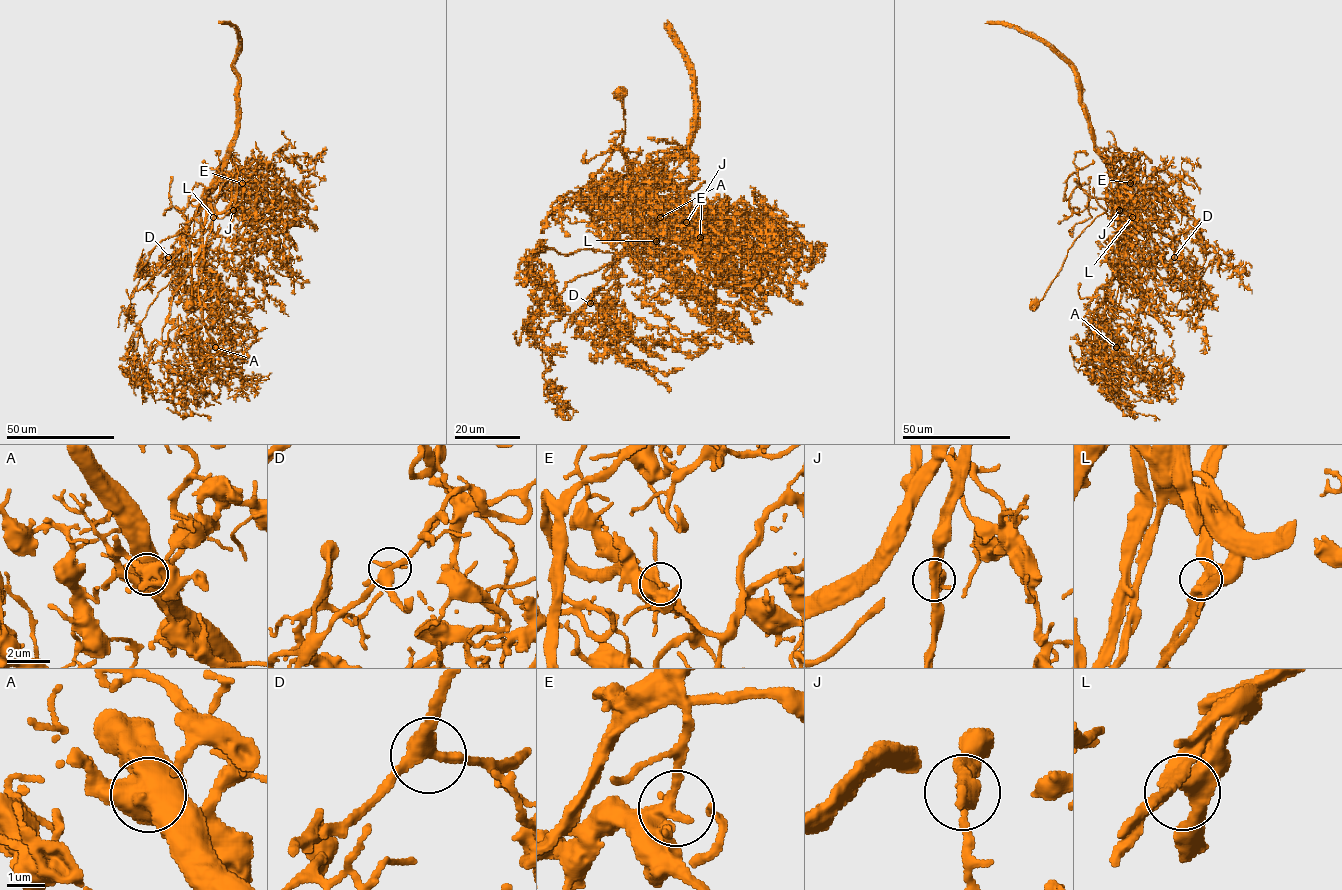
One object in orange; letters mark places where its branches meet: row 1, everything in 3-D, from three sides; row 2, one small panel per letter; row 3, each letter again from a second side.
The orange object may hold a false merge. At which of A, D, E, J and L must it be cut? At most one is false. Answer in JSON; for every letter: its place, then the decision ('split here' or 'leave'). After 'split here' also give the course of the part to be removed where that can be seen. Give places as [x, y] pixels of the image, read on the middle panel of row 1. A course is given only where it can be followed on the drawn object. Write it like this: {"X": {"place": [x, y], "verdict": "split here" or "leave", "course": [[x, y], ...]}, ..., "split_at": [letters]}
{"A": {"place": [660, 217], "verdict": "split here", "course": [[660, 217], [638, 189], [642, 224], [648, 202], [623, 210], [647, 168], [634, 167], [620, 146], [593, 179]]}, "D": {"place": [590, 303], "verdict": "leave"}, "E": {"place": [700, 237], "verdict": "leave"}, "J": {"place": [686, 222], "verdict": "leave"}, "L": {"place": [656, 241], "verdict": "leave"}, "split_at": ["A"]}

